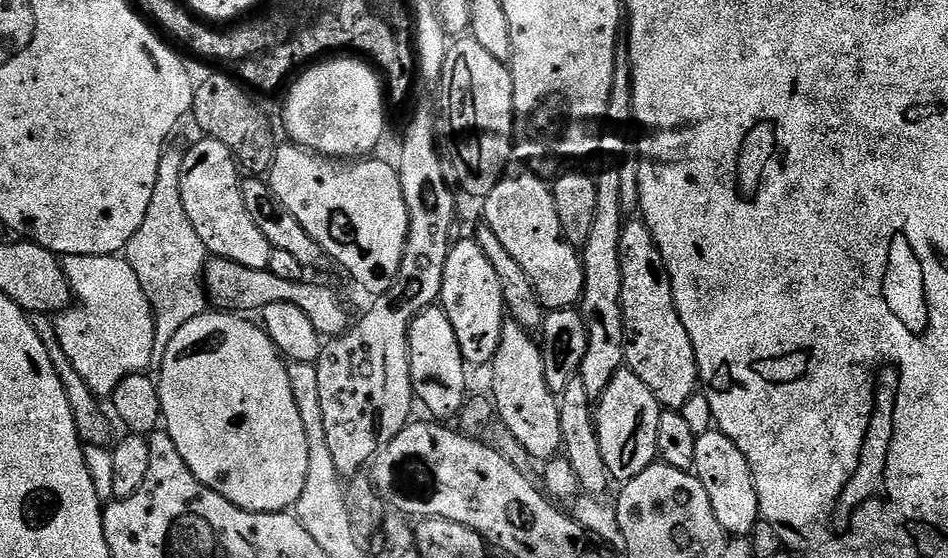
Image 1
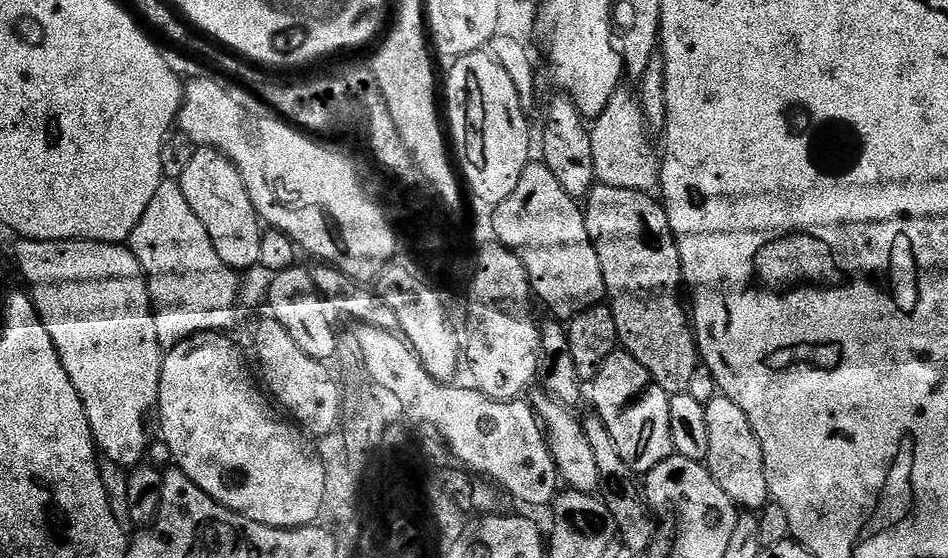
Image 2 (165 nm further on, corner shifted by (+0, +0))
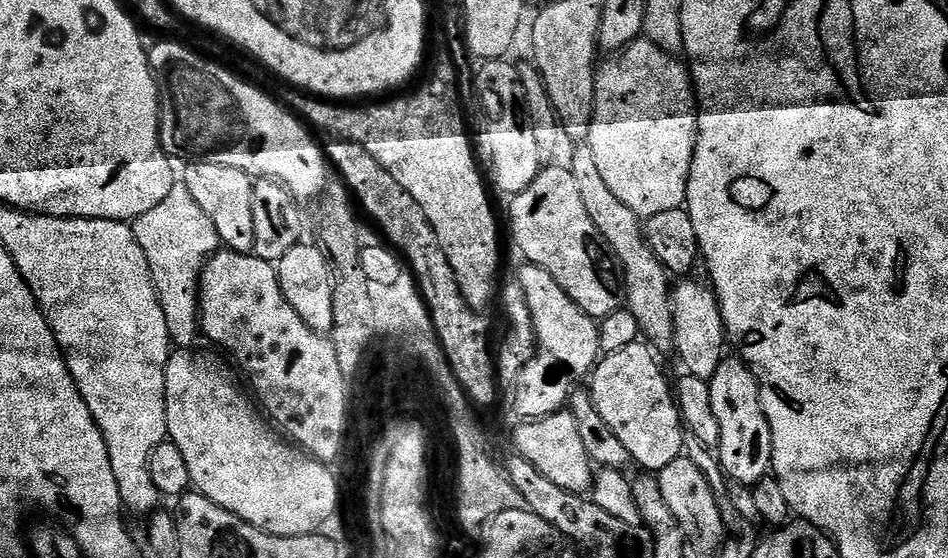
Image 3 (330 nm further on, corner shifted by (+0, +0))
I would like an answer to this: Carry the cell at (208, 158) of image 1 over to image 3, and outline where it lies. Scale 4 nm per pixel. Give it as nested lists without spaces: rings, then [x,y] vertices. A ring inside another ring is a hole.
[[[198,160],[189,163],[189,168],[182,172],[182,183],[190,190],[194,202],[214,222],[218,230],[221,245],[229,252],[252,252],[254,246],[254,209],[252,205],[253,177],[247,176],[234,166],[222,166],[214,162]]]

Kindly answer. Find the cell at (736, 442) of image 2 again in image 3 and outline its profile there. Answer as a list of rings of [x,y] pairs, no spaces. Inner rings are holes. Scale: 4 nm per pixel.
[[[726,358],[718,366],[710,386],[710,402],[718,418],[718,430],[722,430],[722,442],[718,449],[720,465],[729,481],[751,486],[769,475],[772,467],[772,435],[770,422],[760,404],[760,384],[751,368],[739,358]]]

